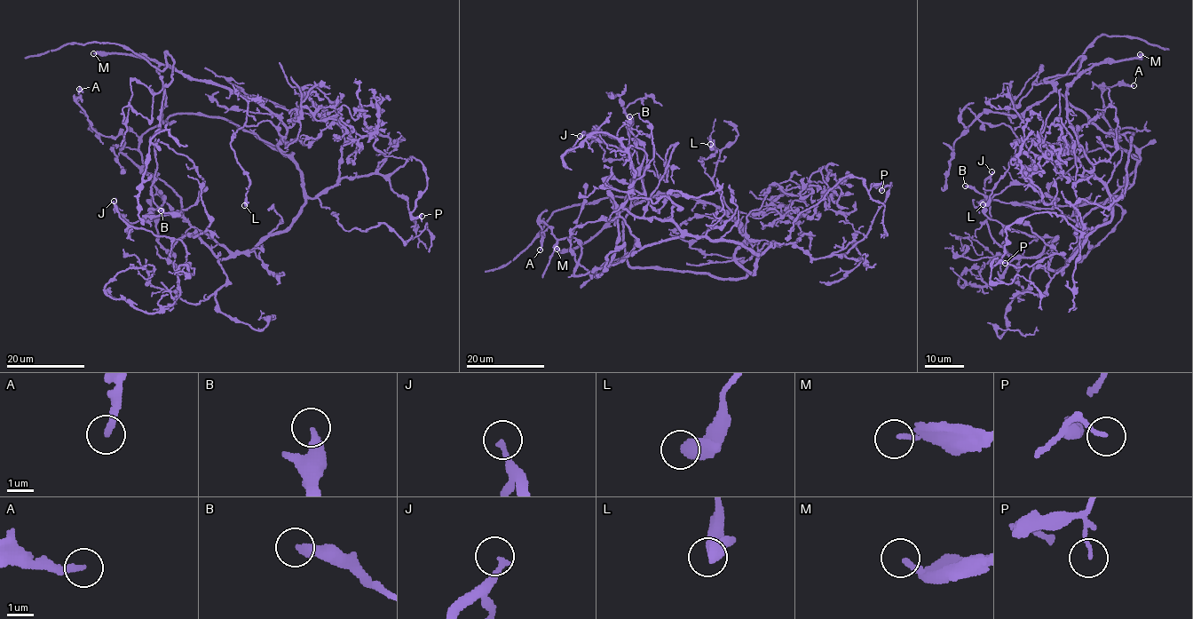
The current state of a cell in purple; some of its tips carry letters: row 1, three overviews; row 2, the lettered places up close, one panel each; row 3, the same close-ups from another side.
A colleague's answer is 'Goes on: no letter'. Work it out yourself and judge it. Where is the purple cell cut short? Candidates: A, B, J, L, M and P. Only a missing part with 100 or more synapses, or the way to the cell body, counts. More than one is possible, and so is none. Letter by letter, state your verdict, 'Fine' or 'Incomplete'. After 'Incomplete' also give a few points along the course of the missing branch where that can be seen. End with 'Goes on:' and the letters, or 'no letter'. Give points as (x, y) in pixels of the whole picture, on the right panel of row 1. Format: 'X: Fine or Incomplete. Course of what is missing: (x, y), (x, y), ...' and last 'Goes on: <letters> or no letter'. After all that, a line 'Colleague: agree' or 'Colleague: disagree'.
A: Fine
B: Fine
J: Fine
L: Fine
M: Fine
P: Fine
Goes on: no letter
Colleague: agree

